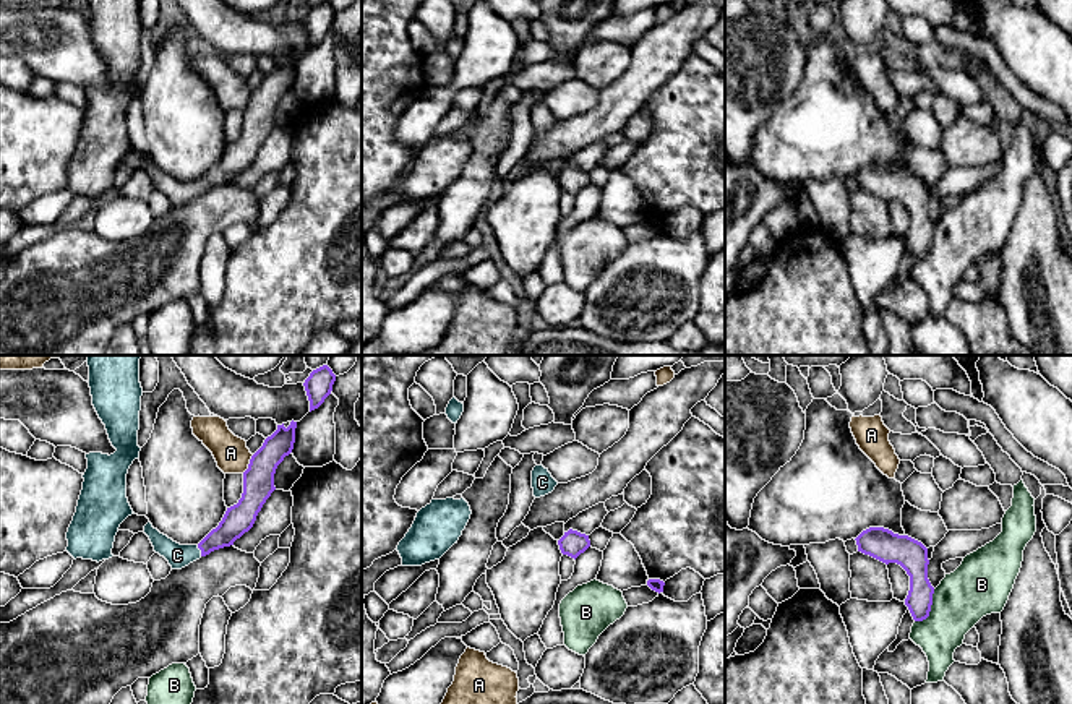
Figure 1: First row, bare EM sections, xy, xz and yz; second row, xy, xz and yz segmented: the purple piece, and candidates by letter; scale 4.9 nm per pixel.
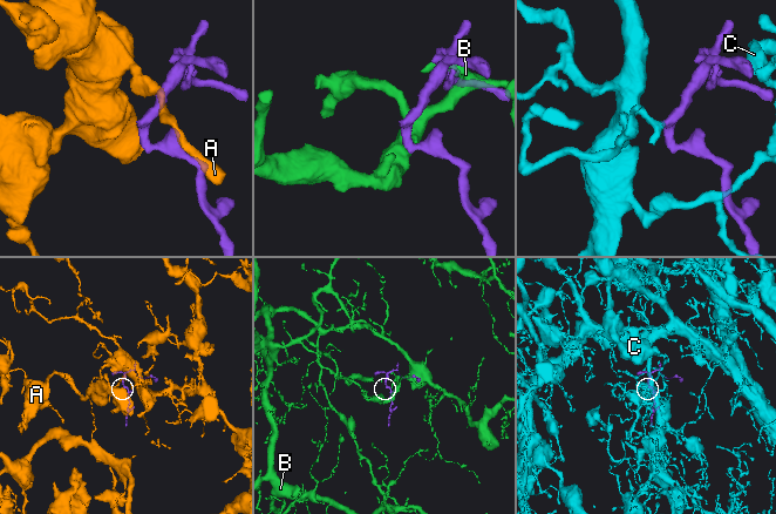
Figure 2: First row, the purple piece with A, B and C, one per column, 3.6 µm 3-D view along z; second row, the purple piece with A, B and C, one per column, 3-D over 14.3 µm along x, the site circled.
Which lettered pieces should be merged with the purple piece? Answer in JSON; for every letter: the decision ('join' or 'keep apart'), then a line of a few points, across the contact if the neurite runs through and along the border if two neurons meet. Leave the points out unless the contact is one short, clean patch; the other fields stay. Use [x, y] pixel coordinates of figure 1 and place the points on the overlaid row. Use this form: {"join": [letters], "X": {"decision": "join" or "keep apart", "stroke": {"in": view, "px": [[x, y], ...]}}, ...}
{"join": ["C"], "A": {"decision": "keep apart", "stroke": {"in": "xy", "px": [[253, 455], [242, 472]]}}, "B": {"decision": "keep apart"}, "C": {"decision": "join", "stroke": {"in": "xy", "px": [[239, 518], [219, 537], [200, 549], [177, 555]]}}}

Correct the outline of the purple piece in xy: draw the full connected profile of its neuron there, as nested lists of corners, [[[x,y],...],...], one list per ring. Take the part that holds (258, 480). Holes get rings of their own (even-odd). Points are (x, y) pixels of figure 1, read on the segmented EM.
[[[297,422],[284,423],[268,436],[263,446],[251,456],[243,472],[243,493],[237,504],[227,508],[222,521],[198,545],[180,545],[161,534],[151,522],[144,526],[154,552],[164,556],[172,569],[182,569],[214,550],[230,547],[248,532],[266,500],[276,490],[274,474],[277,466],[289,456],[295,443]]]

